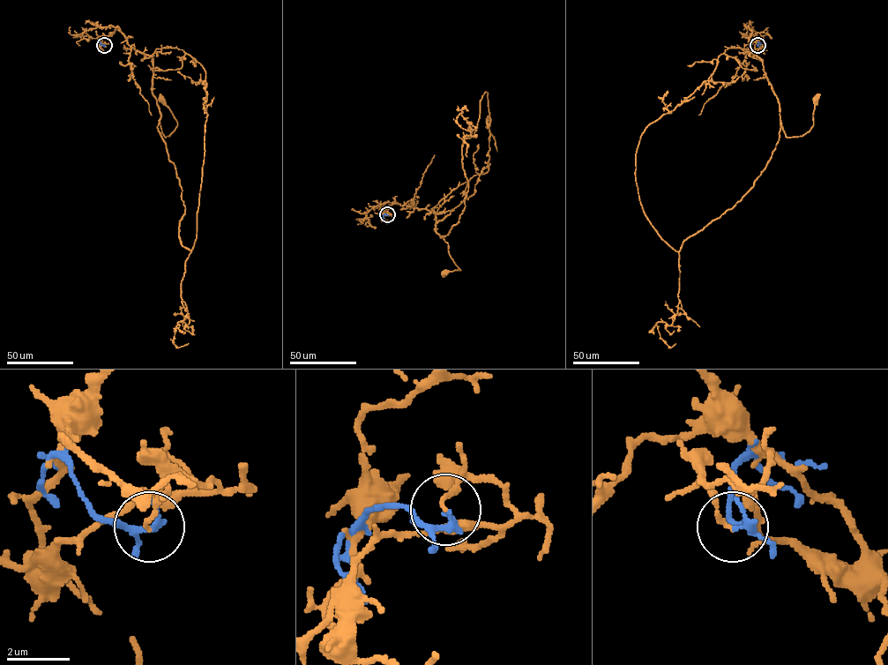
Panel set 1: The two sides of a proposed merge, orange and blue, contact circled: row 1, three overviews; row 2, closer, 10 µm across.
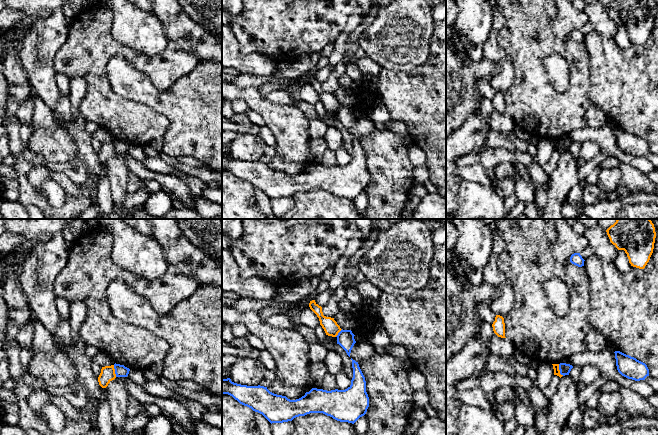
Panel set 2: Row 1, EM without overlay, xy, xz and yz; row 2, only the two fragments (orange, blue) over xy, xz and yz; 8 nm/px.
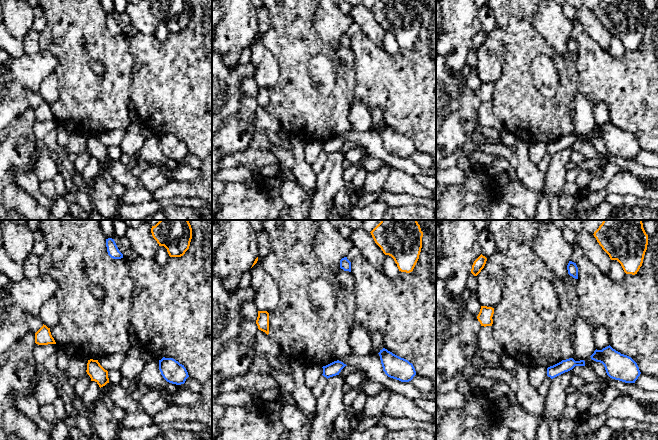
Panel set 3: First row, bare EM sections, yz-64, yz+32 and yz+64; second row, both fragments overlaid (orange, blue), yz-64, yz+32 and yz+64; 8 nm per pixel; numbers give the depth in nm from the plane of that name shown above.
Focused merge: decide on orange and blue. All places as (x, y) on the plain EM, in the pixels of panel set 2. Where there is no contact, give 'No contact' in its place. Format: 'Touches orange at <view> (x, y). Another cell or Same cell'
Touches orange at yz (559, 146). Another cell

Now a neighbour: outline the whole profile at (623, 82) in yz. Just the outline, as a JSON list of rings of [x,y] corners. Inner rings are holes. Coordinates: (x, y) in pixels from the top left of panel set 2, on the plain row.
[[[654,0],[656,14],[653,29],[644,45],[631,42],[627,49],[621,49],[615,40],[608,39],[596,31],[584,37],[589,53],[589,99],[607,116],[613,119],[612,126],[620,127],[645,139],[649,151],[658,154],[658,0]]]

